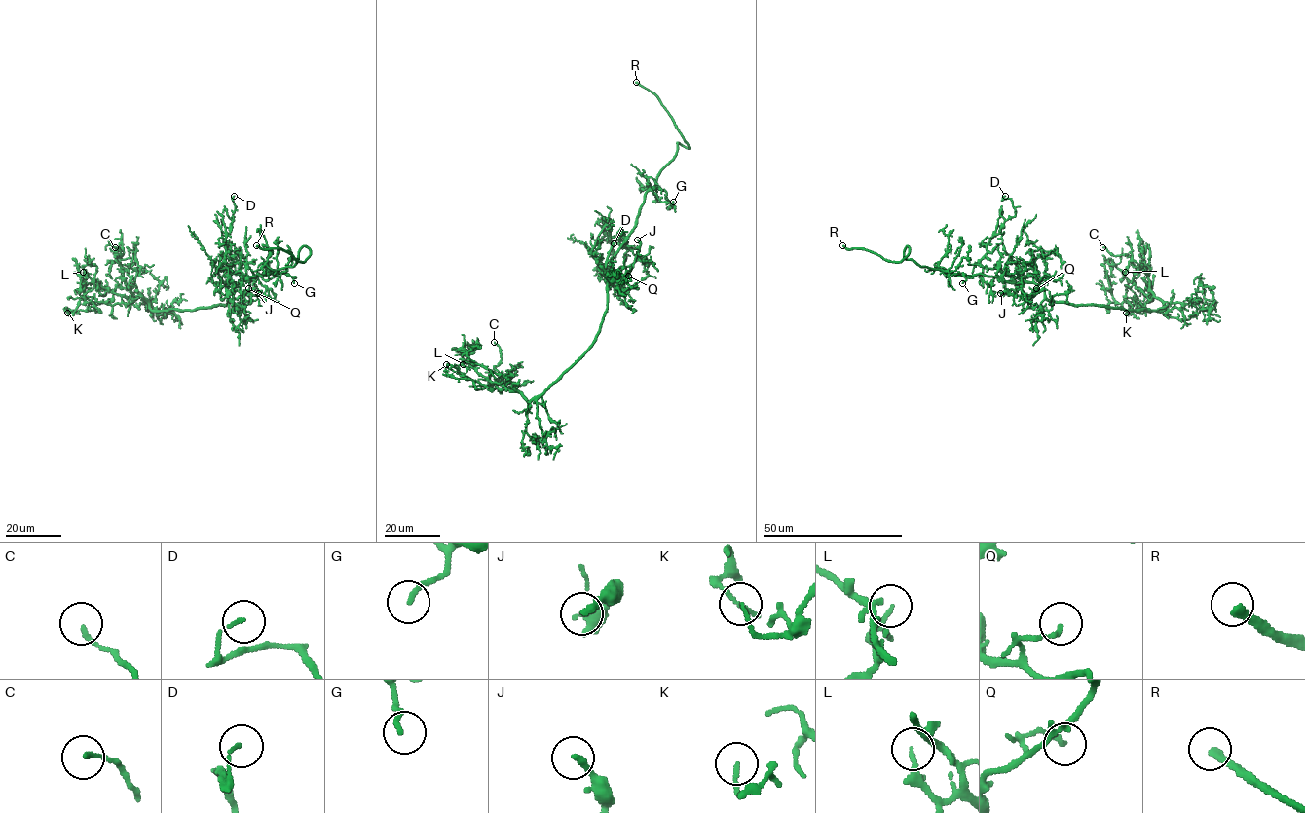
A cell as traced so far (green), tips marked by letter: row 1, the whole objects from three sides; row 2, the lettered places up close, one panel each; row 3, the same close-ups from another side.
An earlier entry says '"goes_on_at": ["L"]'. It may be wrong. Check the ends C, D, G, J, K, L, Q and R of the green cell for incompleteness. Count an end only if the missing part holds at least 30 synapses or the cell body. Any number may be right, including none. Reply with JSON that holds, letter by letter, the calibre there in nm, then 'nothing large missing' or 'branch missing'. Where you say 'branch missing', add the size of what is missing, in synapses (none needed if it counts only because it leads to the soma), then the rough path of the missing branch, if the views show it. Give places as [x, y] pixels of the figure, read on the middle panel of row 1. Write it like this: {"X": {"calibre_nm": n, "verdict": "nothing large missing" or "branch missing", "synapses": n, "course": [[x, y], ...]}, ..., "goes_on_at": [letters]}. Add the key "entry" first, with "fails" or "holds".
{"entry": "fails", "C": {"calibre_nm": 140, "verdict": "nothing large missing"}, "D": {"calibre_nm": 90, "verdict": "nothing large missing"}, "G": {"calibre_nm": 180, "verdict": "nothing large missing"}, "J": {"calibre_nm": 240, "verdict": "nothing large missing"}, "K": {"calibre_nm": 110, "verdict": "nothing large missing"}, "L": {"calibre_nm": 110, "verdict": "branch missing", "synapses": 40, "course": [[463, 364], [454, 367], [473, 371]]}, "Q": {"calibre_nm": 150, "verdict": "nothing large missing"}, "R": {"calibre_nm": 300, "verdict": "branch missing", "course": [[636, 82], [605, 60]]}, "goes_on_at": ["L", "R"]}

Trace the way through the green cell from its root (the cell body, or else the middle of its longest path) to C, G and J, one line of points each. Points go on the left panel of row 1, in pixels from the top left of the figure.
C: (228, 292), (226, 305), (153, 311), (137, 288), (137, 271), (120, 266), (116, 255), (122, 255), (115, 247)
G: (228, 292), (226, 281), (239, 283), (257, 274), (285, 273), (294, 283)
J: (228, 292), (227, 288), (232, 293), (237, 286), (247, 294), (257, 295), (260, 290), (258, 293)

